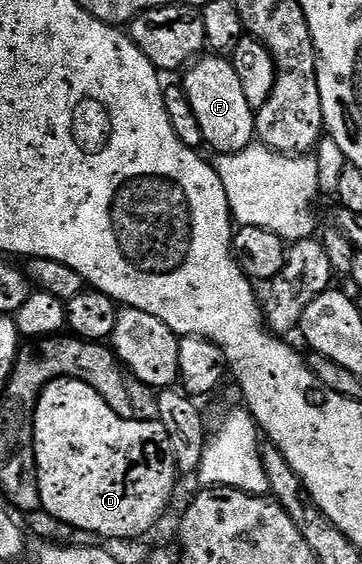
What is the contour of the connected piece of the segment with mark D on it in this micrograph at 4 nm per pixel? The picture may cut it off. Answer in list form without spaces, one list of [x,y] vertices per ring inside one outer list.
[[[61,377],[55,381],[49,381],[40,395],[38,406],[34,412],[34,454],[36,455],[36,467],[38,468],[38,486],[40,487],[42,509],[52,514],[57,521],[63,521],[77,529],[92,531],[101,537],[125,539],[142,536],[150,532],[150,529],[165,515],[166,509],[172,504],[172,486],[178,480],[180,470],[174,458],[174,448],[171,445],[170,432],[164,428],[161,421],[140,422],[116,415],[116,411],[112,411],[112,407],[108,407],[108,403],[104,403],[102,396],[83,381],[77,381],[71,377]]]

